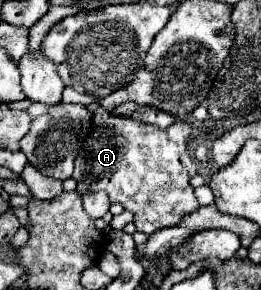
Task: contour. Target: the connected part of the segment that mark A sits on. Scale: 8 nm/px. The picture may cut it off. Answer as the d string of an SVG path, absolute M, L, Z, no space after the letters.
M98 107L76 157L76 191L82 195L104 189L110 201L118 201L124 209L134 213L136 229L146 235L152 235L162 227L178 225L184 215L194 213L194 209L200 207L194 189L190 187L190 179L198 173L198 163L188 153L190 133L192 123L186 121L176 121L170 127L160 129Z

